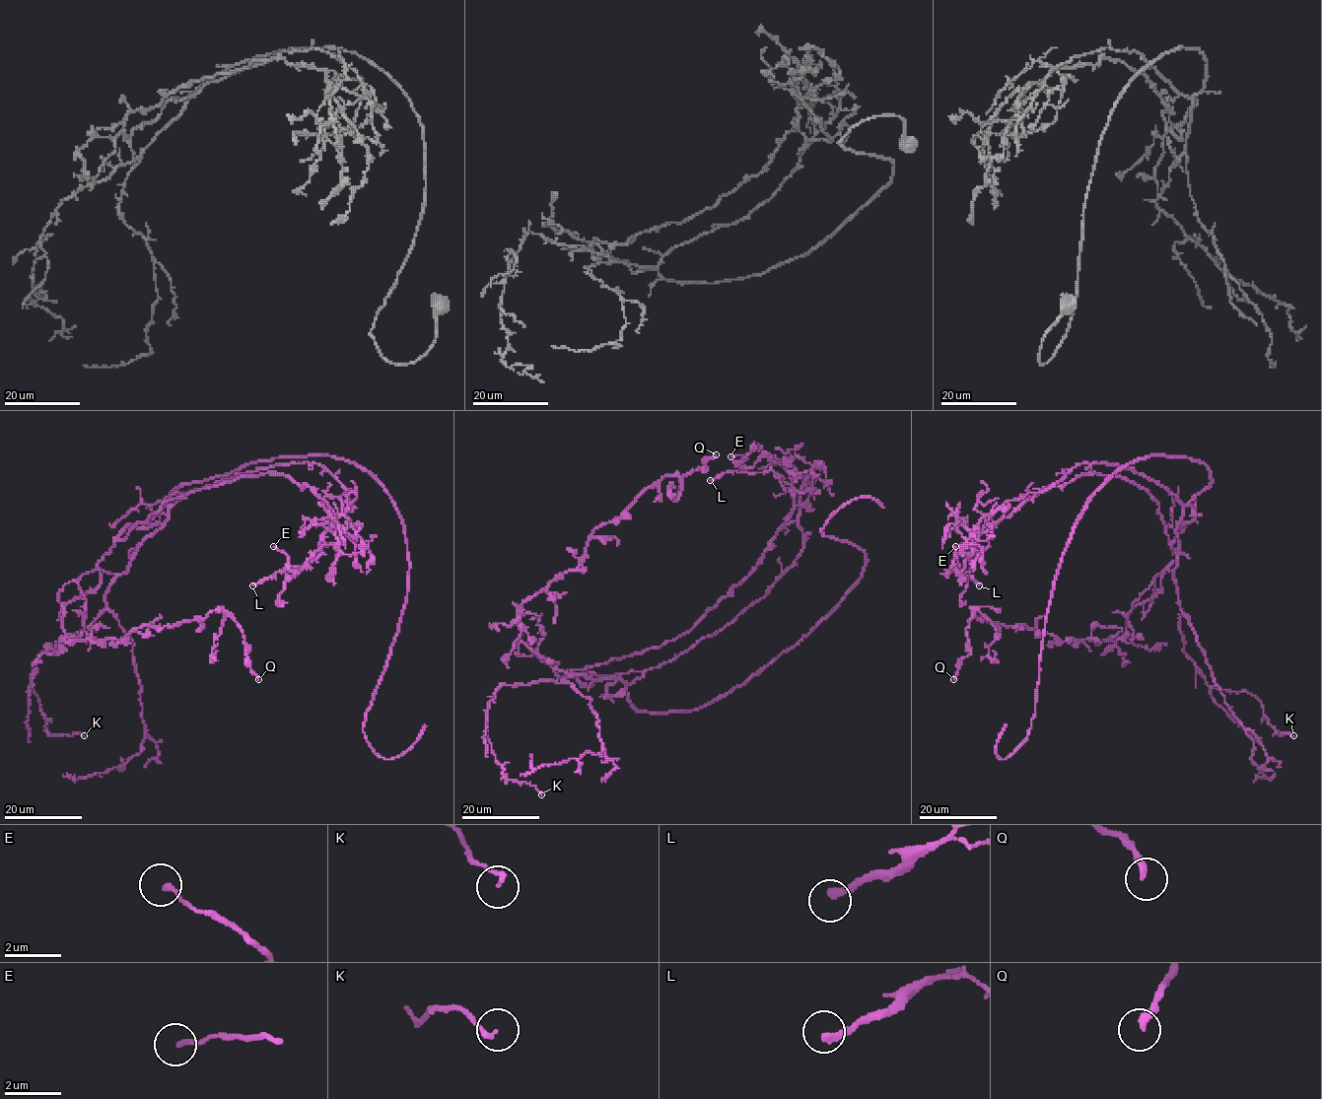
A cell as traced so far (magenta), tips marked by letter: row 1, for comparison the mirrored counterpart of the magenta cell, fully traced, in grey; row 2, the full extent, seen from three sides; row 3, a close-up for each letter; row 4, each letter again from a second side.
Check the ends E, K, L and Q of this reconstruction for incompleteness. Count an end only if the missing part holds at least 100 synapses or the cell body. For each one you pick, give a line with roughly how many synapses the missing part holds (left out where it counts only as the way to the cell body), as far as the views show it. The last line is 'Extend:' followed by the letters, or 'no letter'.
Extend: no letter

